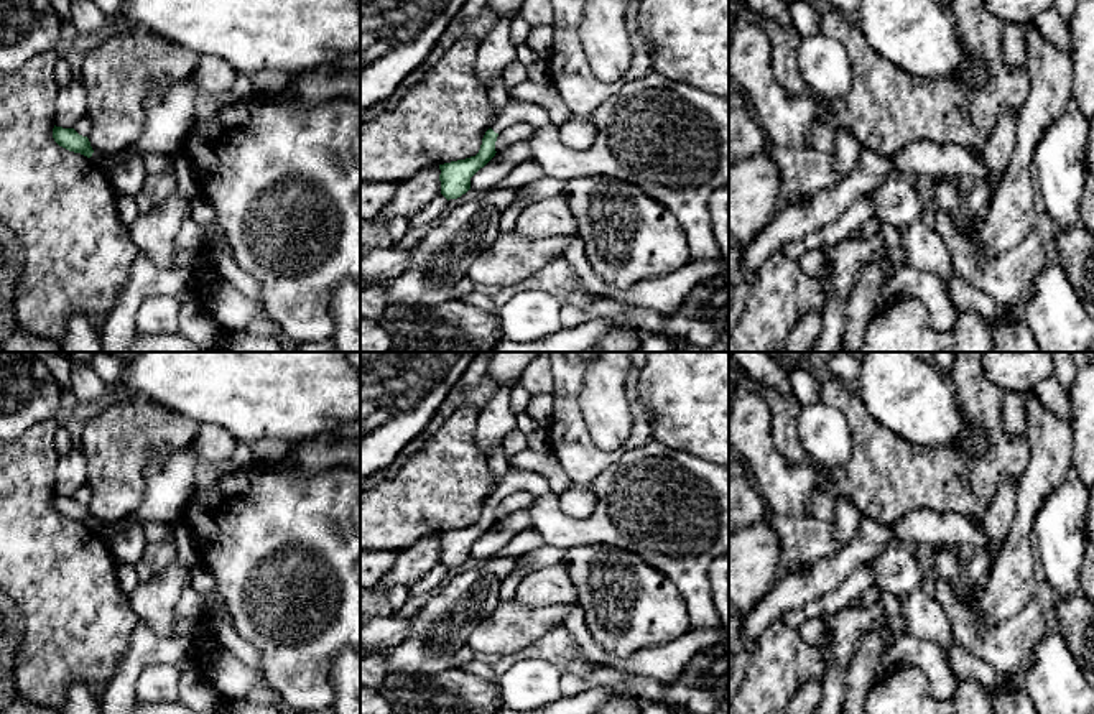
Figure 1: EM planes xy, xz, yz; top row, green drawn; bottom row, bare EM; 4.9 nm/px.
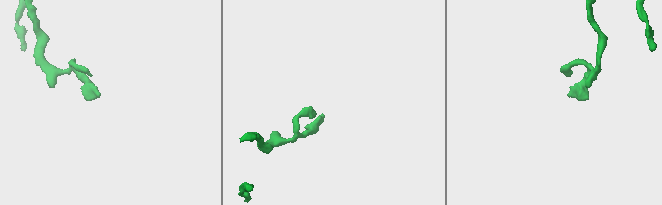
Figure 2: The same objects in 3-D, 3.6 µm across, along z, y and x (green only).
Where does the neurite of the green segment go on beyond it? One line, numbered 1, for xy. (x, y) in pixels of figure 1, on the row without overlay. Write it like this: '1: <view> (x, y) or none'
1: none

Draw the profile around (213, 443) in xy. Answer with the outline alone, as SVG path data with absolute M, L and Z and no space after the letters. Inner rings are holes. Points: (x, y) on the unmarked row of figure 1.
M212 423L197 424L197 436L191 446L196 456L211 461L214 466L230 461L235 447L237 439L227 429Z

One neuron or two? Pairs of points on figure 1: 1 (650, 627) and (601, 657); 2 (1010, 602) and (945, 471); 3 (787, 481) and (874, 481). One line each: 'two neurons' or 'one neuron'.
1: two neurons
2: two neurons
3: two neurons

